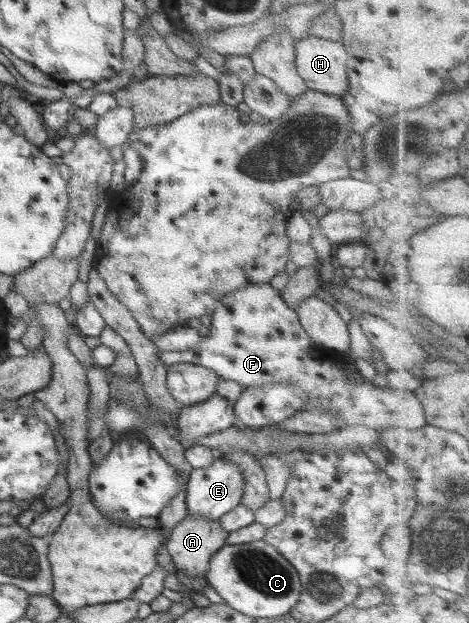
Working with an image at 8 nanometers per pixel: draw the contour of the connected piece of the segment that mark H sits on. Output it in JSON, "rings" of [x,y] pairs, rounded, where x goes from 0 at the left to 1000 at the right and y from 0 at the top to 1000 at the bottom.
{"rings":[[[655,58],[627,66],[631,111],[659,143],[729,154],[744,144],[740,98],[748,96],[727,67]]]}

